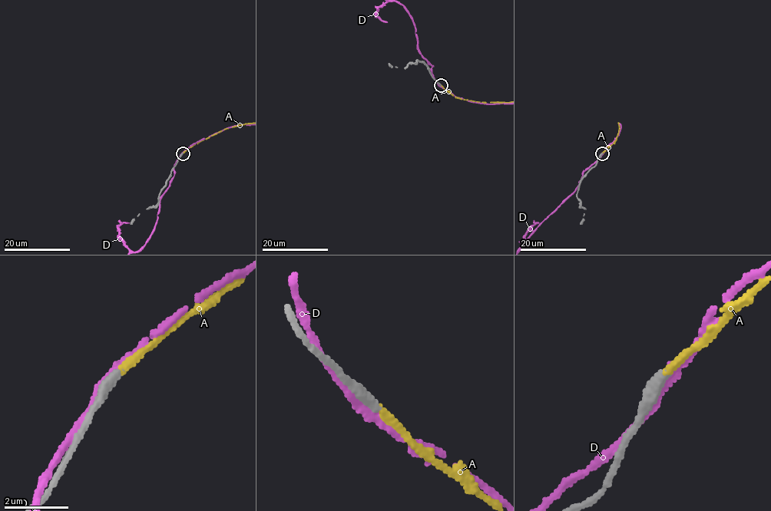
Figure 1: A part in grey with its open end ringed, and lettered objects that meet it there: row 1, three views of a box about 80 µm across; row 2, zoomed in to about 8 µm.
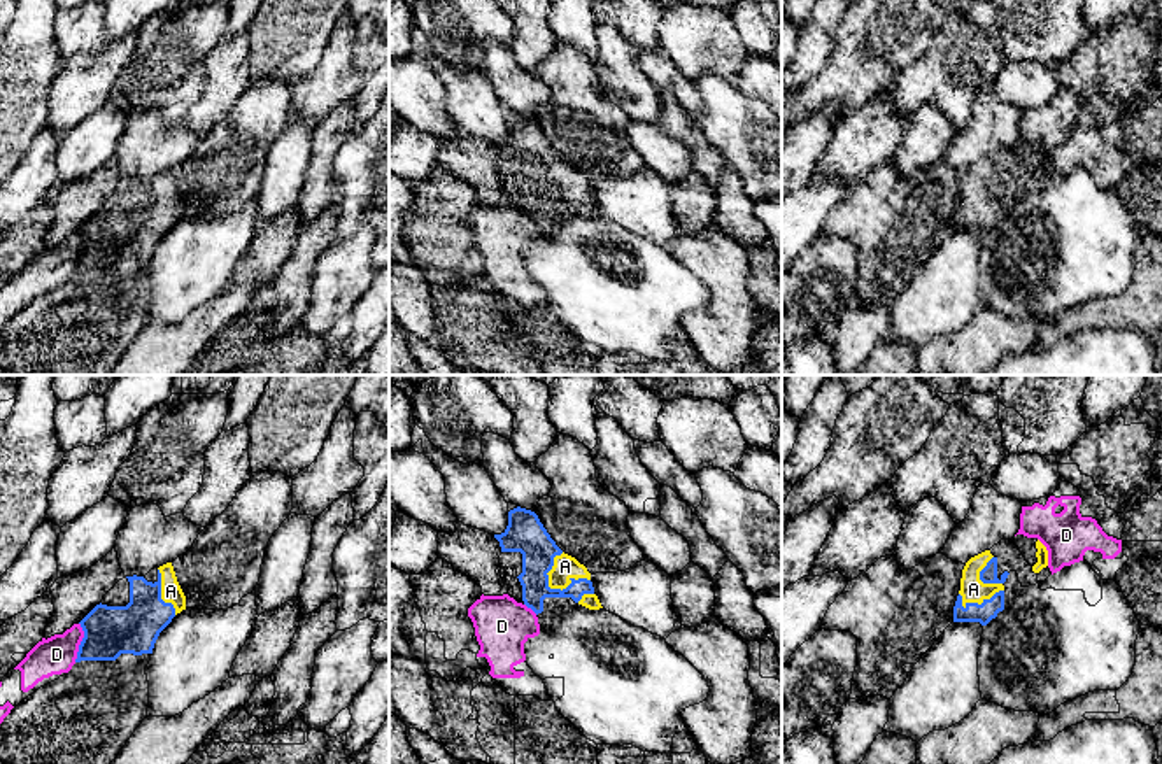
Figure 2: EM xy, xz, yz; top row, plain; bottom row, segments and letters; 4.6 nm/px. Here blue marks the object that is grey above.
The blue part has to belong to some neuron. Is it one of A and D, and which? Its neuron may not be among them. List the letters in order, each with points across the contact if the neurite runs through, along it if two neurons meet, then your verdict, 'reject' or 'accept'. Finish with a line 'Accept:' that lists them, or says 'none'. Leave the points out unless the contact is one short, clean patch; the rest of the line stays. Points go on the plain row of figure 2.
A: across xz (538, 156), (549, 193), (563, 197), (565, 174) | accept
D: reject
Accept: A

